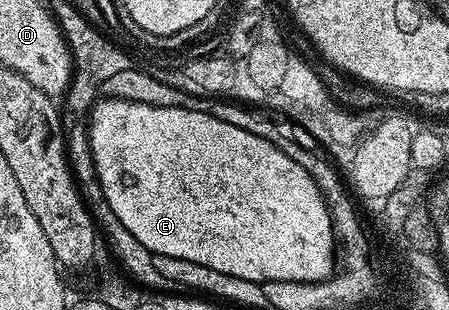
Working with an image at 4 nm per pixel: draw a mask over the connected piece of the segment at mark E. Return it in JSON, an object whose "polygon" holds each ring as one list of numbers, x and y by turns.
{"polygon":[[100,98,95,101,86,120,88,145,92,151,94,170,97,171,98,182,102,193,114,210,118,222,130,230,134,238,157,256,168,255,170,258,189,259,201,266,210,266,210,270,219,270,222,274,234,274,234,278,246,278,255,284,268,282,304,282,319,284,327,280,334,272,334,233,332,219,328,213,328,204,318,190,314,178,290,154,282,154,278,146,274,146,266,138,258,138,258,134,250,134,248,130,238,130,238,126,230,126,230,122,222,122,222,118,210,118,210,114,185,108,170,106,150,106,142,102,123,98]]}

